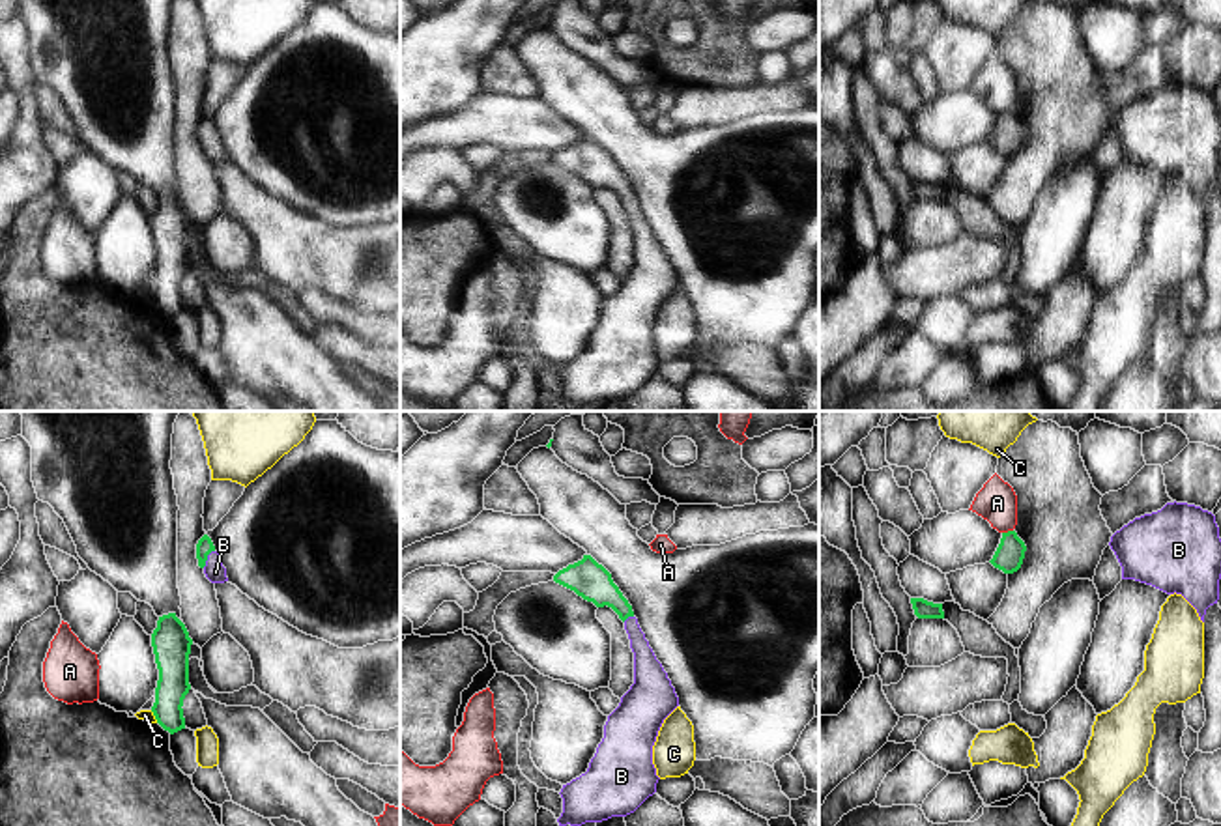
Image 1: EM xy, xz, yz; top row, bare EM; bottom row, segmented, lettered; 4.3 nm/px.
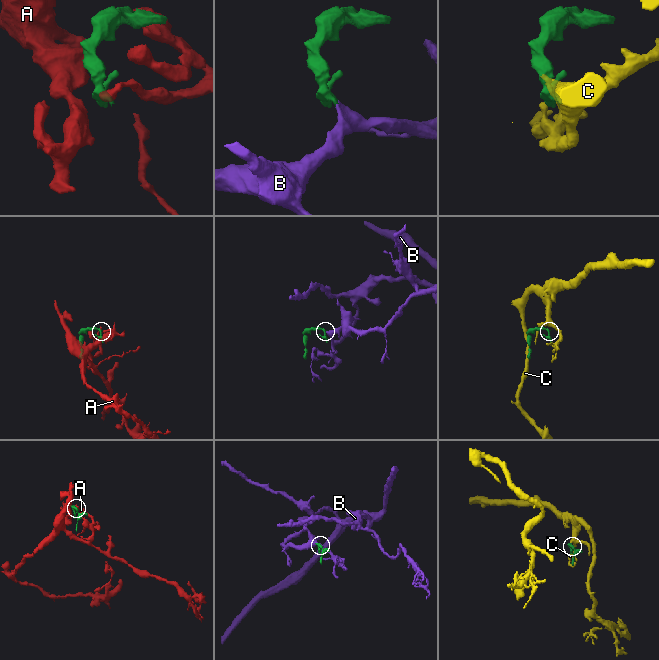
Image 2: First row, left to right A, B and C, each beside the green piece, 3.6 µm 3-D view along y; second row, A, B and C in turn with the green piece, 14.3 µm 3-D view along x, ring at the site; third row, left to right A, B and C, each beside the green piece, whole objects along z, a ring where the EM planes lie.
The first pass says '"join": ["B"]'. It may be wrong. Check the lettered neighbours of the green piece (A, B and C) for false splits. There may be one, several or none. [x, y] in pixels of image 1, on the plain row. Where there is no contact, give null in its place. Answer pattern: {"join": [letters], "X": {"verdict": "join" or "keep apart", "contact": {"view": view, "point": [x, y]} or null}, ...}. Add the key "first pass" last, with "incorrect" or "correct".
{"join": ["B"], "A": {"verdict": "keep apart", "contact": {"view": "yz", "point": [1008, 113]}}, "B": {"verdict": "join", "contact": {"view": "xy", "point": [206, 141]}}, "C": {"verdict": "keep apart", "contact": {"view": "xy", "point": [154, 296]}}, "first pass": "correct"}

